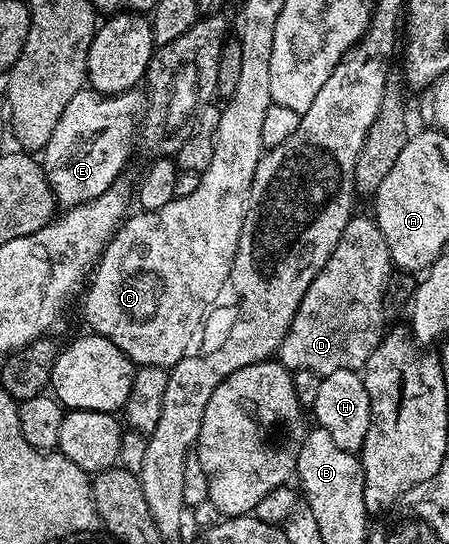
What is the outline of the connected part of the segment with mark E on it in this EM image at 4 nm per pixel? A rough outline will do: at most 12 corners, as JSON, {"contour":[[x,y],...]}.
{"contour":[[84,89],[40,162],[57,206],[100,197],[130,159],[146,92]]}

